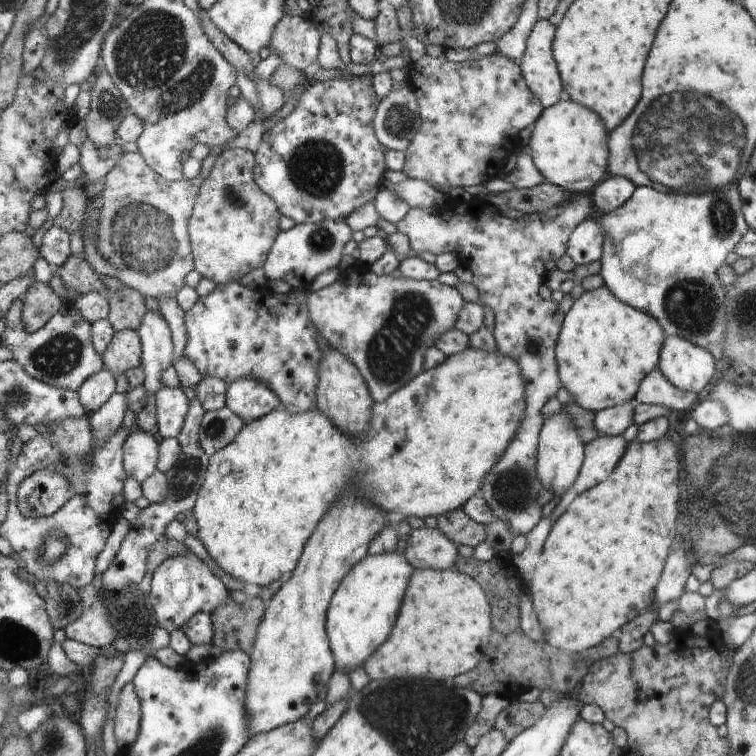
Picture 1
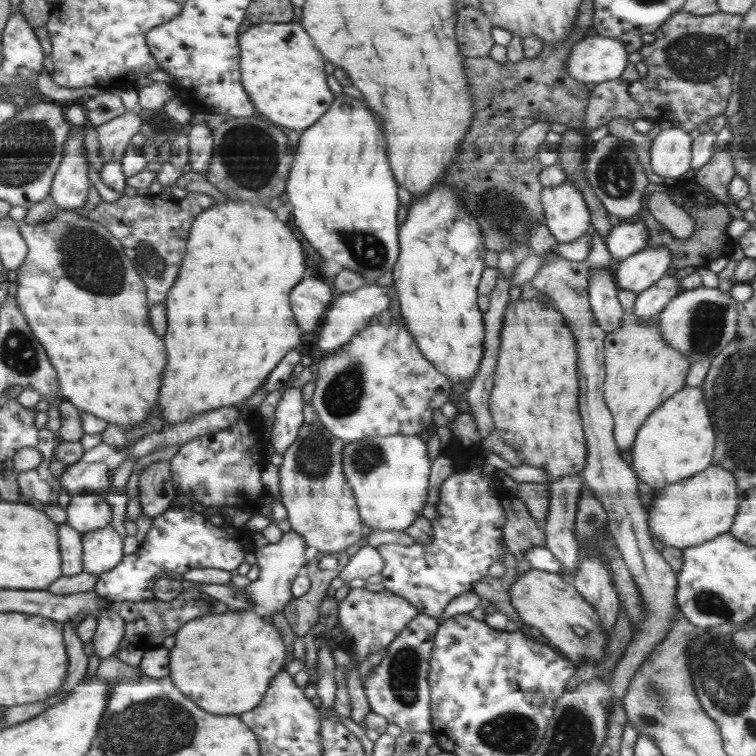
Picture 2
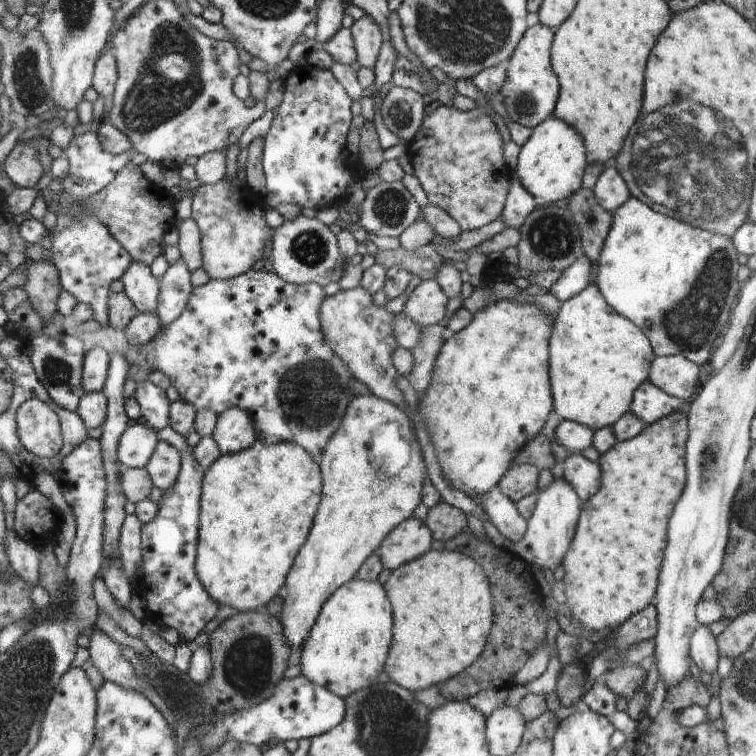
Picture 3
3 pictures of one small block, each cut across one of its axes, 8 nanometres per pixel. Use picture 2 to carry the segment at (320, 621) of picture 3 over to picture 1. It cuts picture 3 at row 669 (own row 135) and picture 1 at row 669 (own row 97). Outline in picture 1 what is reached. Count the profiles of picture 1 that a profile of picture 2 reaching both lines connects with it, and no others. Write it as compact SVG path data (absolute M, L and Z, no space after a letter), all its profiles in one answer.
M384 552L378 556L366 557L342 584L342 592L334 596L330 606L330 640L334 640L334 652L338 652L338 672L349 676L352 670L363 667L366 658L388 638L404 592L408 588L413 566L408 564L404 553Z

